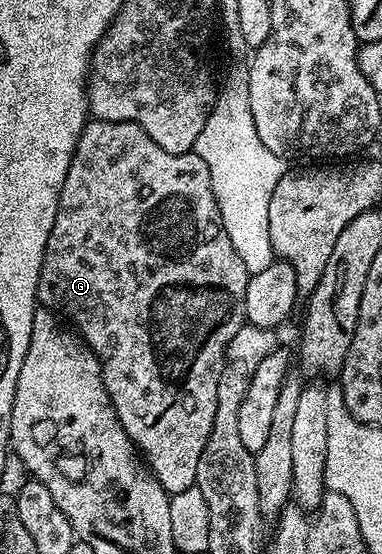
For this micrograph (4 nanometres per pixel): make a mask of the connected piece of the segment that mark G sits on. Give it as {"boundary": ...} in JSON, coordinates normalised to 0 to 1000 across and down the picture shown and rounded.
{"boundary":[[[228,217],[220,236],[199,258],[178,316],[168,316],[168,338],[157,345],[157,366],[147,381],[147,403],[126,424],[120,458],[110,469],[110,487],[99,498],[97,549],[115,558],[149,565],[199,596],[207,608],[236,625],[267,657],[272,699],[304,735],[304,749],[325,778],[346,792],[361,816],[372,819],[403,863],[453,894],[492,886],[510,877],[513,836],[545,800],[555,778],[555,756],[565,756],[565,699],[576,693],[576,677],[592,664],[592,628],[607,619],[607,605],[628,597],[644,578],[644,520],[654,509],[654,491],[639,482],[628,460],[586,417],[576,395],[576,374],[555,345],[555,323],[545,316],[545,294],[516,283],[508,274],[442,276],[411,262],[353,218],[259,218]]]}

